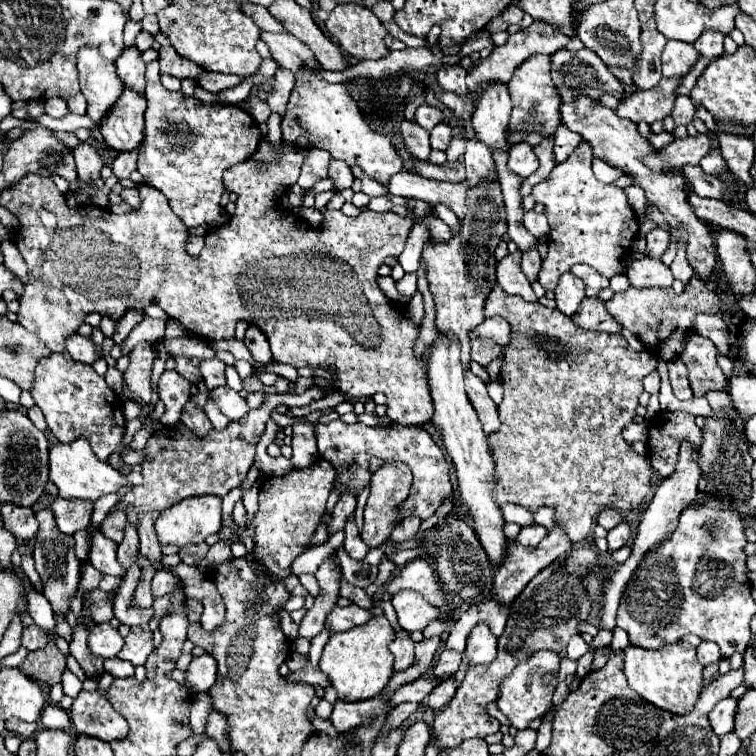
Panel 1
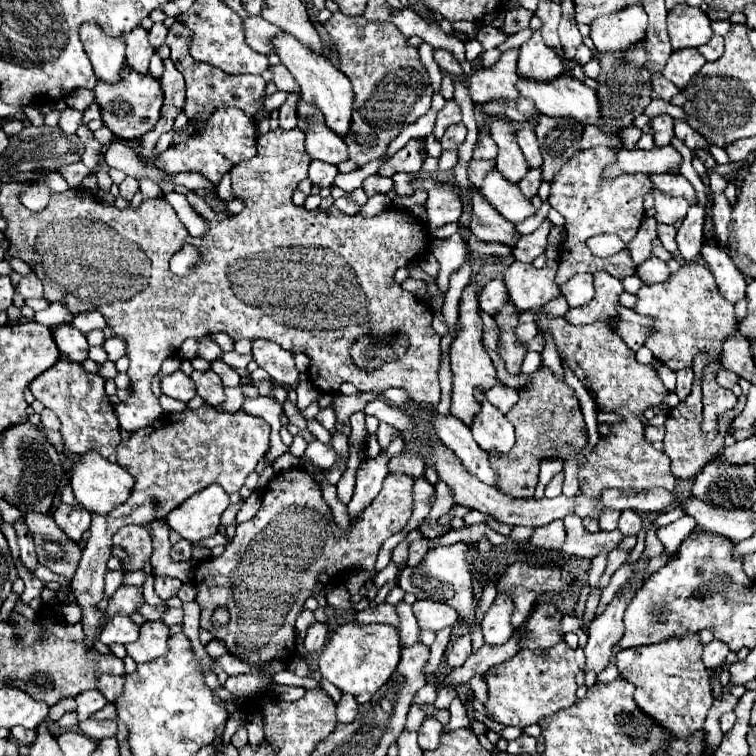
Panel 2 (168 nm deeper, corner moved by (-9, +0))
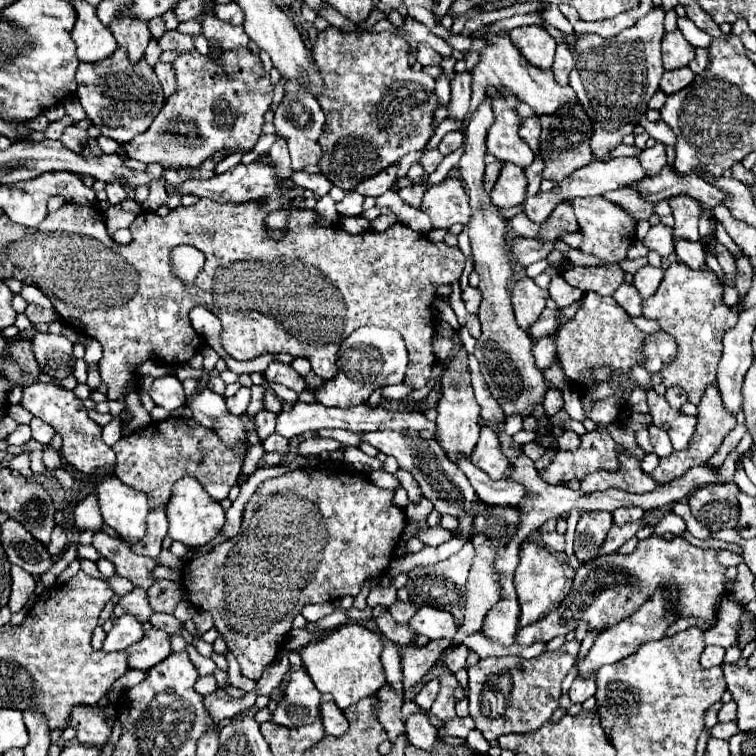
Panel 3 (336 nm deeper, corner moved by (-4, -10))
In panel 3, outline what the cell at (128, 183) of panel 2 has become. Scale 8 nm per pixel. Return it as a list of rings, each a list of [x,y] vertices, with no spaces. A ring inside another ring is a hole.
[[[109,182],[105,186],[105,192],[107,192],[107,200],[111,204],[119,204],[121,200],[125,200],[125,190],[123,190],[123,186],[119,182]]]

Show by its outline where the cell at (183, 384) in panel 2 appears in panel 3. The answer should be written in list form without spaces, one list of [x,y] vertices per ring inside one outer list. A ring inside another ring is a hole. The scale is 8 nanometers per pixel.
[[[161,376],[155,378],[151,388],[149,388],[149,396],[153,398],[153,402],[165,410],[175,410],[185,402],[185,394],[183,394],[183,386],[175,376]]]

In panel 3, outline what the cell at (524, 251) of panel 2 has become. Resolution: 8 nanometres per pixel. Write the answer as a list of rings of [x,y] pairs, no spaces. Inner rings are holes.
[[[563,202],[541,224],[539,240],[555,240],[557,236],[561,236],[565,232],[575,232],[575,230],[577,230],[577,220],[575,220],[573,208],[569,206],[569,202]]]

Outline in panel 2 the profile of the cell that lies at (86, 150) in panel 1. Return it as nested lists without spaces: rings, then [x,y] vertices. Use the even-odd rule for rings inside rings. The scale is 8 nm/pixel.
[[[80,126],[78,128],[78,138],[82,140],[84,144],[84,154],[82,154],[82,162],[86,164],[88,170],[96,170],[98,164],[100,164],[100,156],[102,156],[102,146],[94,140],[92,132],[86,128],[86,126]]]

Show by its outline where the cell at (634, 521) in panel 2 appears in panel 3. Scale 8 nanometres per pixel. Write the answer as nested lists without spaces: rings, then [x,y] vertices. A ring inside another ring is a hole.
[[[617,508],[617,510],[613,510],[613,520],[619,526],[623,526],[627,522],[633,522],[633,520],[639,520],[641,516],[643,516],[641,508]]]

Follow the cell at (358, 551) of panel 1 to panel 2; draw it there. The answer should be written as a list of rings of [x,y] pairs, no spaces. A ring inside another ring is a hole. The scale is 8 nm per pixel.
[[[398,432],[394,436],[394,440],[390,442],[388,450],[382,452],[380,456],[368,460],[366,464],[362,464],[358,468],[358,476],[356,476],[356,488],[354,488],[354,496],[348,504],[348,514],[350,514],[350,520],[358,520],[360,512],[366,510],[368,504],[372,504],[372,500],[378,496],[378,492],[382,490],[382,482],[388,474],[388,460],[392,456],[396,456],[404,446],[404,438],[402,434]]]

